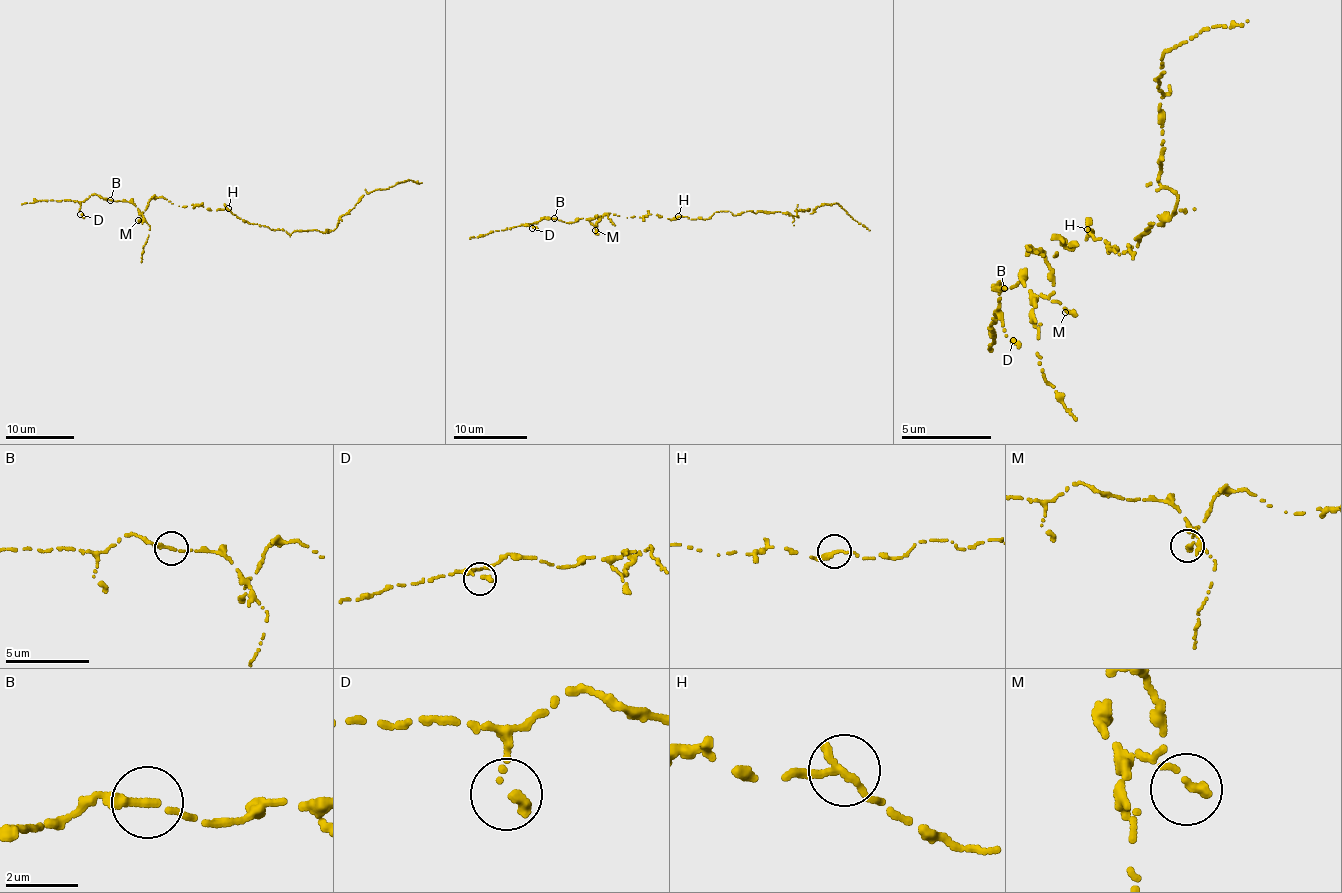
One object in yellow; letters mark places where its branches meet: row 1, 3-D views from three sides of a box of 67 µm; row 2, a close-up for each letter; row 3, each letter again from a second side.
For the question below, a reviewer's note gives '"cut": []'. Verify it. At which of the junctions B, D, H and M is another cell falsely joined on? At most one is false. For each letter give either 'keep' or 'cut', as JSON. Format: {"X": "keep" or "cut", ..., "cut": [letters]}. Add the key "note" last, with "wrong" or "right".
{"B": "keep", "D": "keep", "H": "keep", "M": "keep", "cut": [], "note": "right"}

